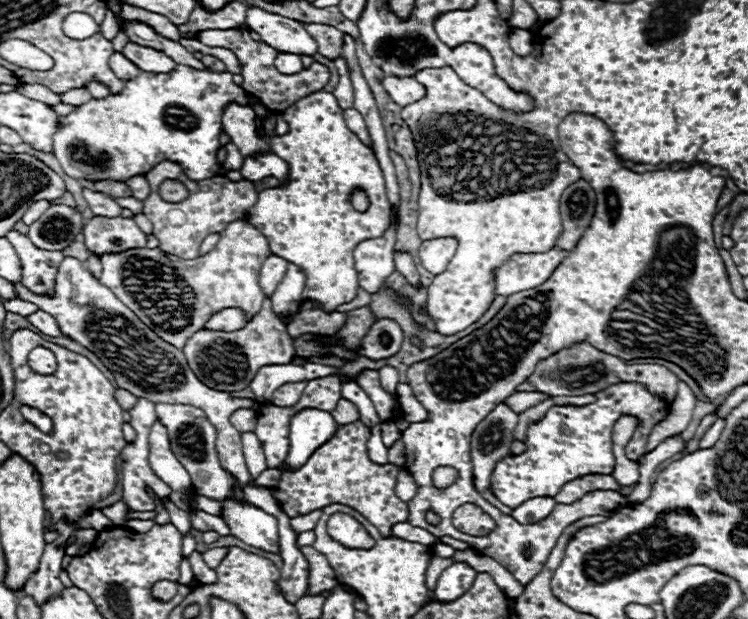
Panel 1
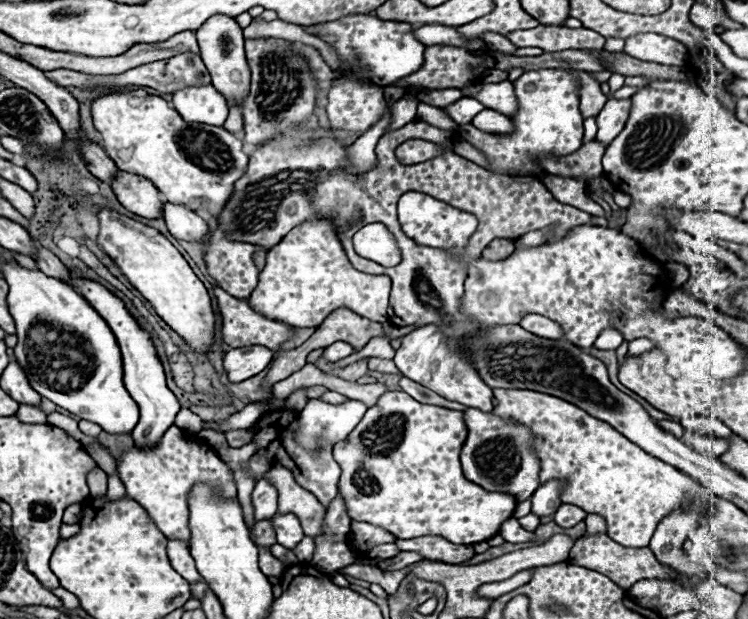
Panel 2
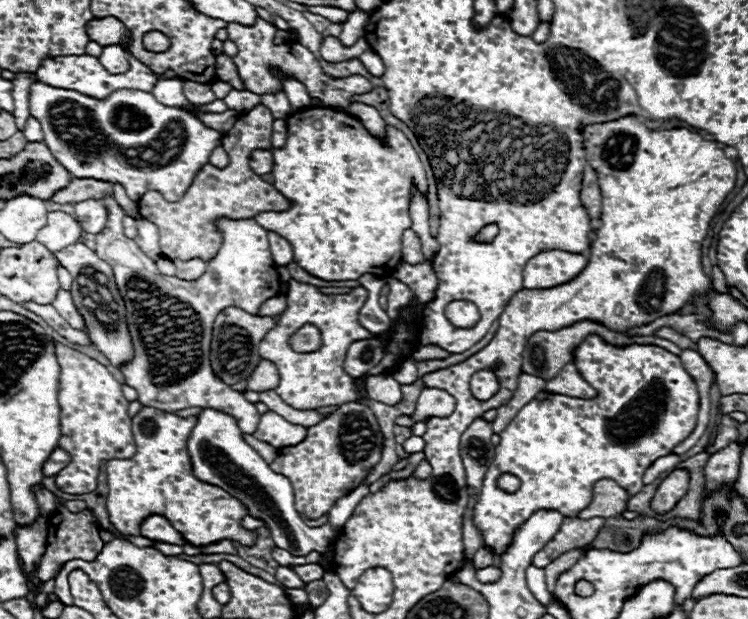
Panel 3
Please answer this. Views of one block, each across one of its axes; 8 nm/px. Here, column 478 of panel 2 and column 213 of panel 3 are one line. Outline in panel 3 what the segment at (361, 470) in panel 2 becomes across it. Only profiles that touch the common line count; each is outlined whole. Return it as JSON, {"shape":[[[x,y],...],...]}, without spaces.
{"shape":[[[142,408],[132,418],[132,434],[136,454],[128,460],[110,460],[106,510],[112,526],[126,536],[140,534],[140,522],[150,514],[162,514],[192,546],[206,546],[218,540],[238,540],[240,544],[254,544],[256,534],[240,526],[240,518],[248,512],[236,498],[224,494],[218,486],[206,484],[192,474],[186,438],[196,424],[196,416],[176,416],[162,410]]]}

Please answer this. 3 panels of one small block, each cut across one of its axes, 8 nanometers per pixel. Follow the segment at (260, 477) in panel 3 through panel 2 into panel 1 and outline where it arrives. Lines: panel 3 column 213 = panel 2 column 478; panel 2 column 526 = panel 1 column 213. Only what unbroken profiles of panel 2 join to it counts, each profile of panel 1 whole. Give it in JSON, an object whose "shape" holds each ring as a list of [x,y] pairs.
{"shape":[[[156,404],[156,416],[166,426],[172,452],[180,460],[180,464],[188,470],[192,484],[200,496],[208,496],[212,500],[236,498],[242,500],[242,492],[236,490],[236,480],[220,466],[216,454],[216,428],[210,424],[206,414],[200,408],[186,404]]]}

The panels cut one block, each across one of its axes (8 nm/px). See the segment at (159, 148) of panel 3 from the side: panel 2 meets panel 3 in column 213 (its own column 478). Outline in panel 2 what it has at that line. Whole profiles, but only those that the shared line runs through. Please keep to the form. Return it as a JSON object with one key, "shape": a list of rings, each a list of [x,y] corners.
{"shape":[[[540,68],[528,70],[518,80],[514,80],[514,94],[518,98],[518,110],[512,118],[514,132],[510,134],[486,134],[472,124],[462,124],[458,134],[462,140],[470,142],[476,150],[480,150],[494,174],[502,176],[540,176],[542,166],[540,160],[546,156],[572,154],[582,146],[582,114],[578,110],[580,82],[568,70]]]}

